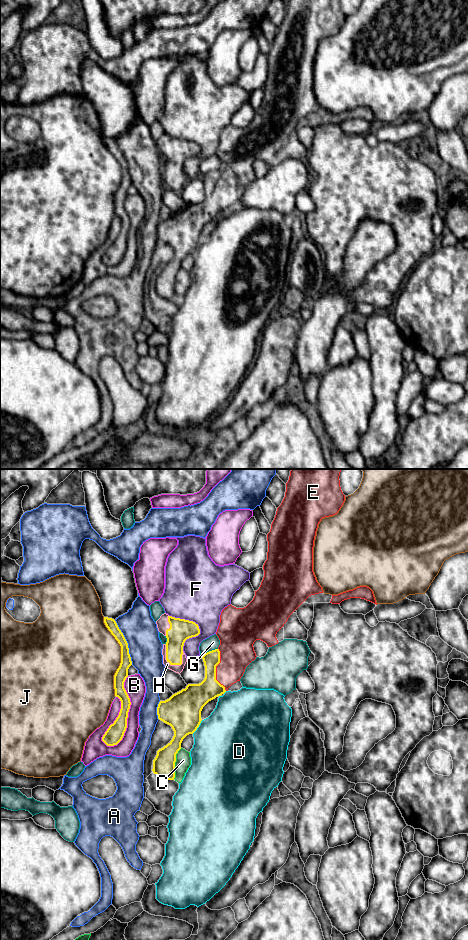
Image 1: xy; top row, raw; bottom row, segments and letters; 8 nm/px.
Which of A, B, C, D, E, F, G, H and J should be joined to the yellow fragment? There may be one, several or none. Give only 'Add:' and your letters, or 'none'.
Add: E, H

